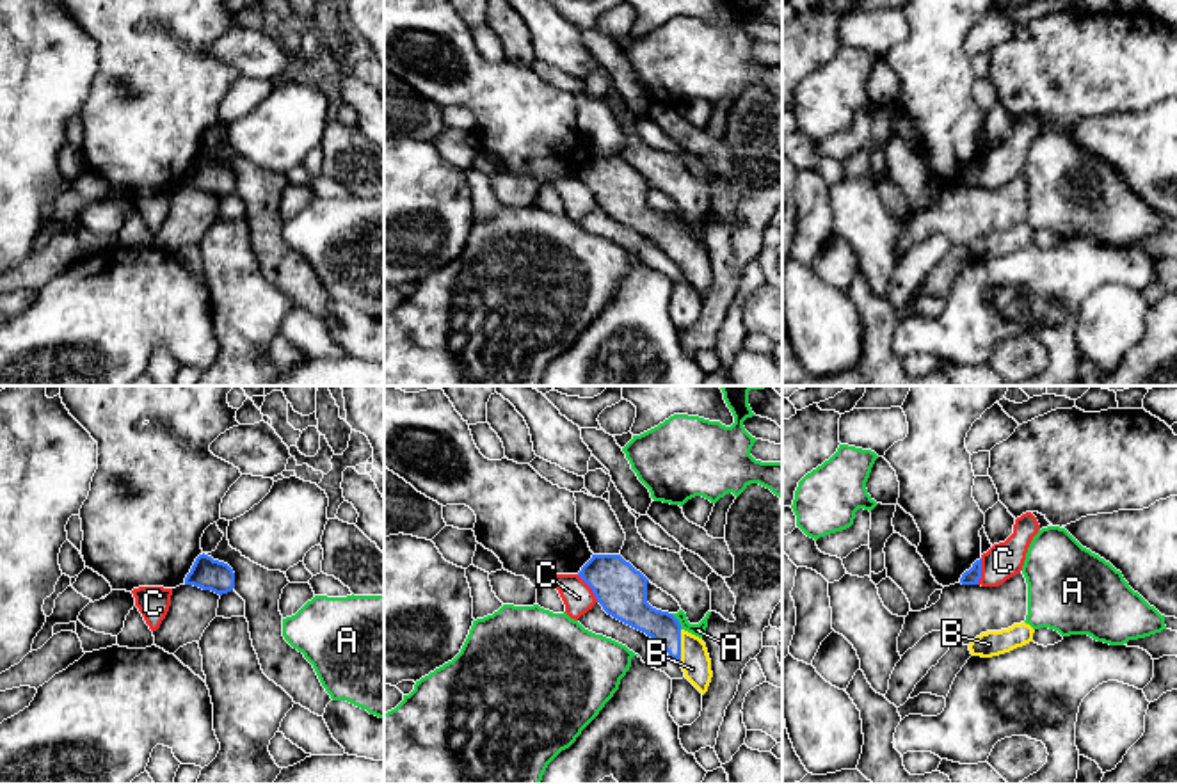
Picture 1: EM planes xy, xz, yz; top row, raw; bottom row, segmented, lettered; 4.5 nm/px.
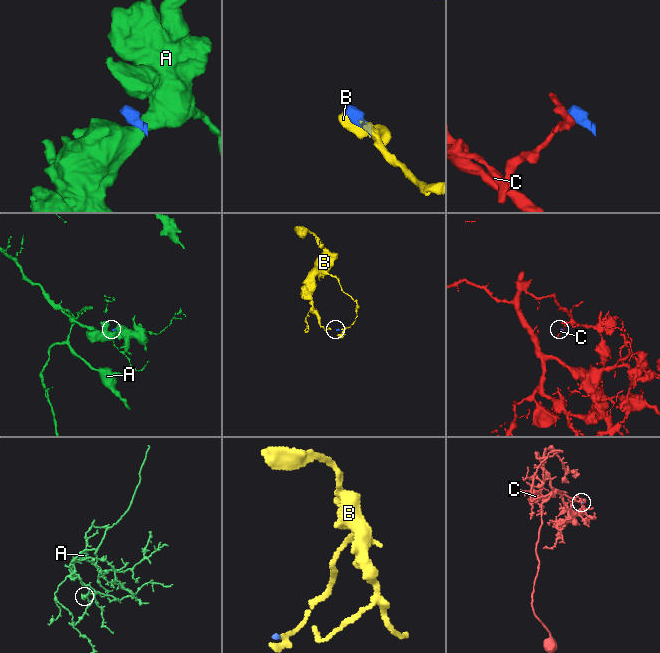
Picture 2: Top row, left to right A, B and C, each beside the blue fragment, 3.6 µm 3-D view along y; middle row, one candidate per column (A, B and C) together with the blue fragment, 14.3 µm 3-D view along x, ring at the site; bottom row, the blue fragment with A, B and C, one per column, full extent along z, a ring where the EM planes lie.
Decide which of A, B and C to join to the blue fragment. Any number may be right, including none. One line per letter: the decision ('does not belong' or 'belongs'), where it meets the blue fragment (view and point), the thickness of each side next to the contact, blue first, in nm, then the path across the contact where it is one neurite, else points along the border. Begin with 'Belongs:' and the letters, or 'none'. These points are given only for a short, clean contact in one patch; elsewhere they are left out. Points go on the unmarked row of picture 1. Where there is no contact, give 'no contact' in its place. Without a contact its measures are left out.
Belongs: B
A: does not belong; contact xz (678, 223); calibres 190 and 60 nm; border xz (671, 216), (681, 230)
B: belongs; contact xz (680, 248); calibres 150 and 140 nm; way xz (664, 230), (680, 248), (696, 265)
C: does not belong; contact xz (591, 189); calibres 220 and 140 nm; border xz (576, 176), (598, 203)

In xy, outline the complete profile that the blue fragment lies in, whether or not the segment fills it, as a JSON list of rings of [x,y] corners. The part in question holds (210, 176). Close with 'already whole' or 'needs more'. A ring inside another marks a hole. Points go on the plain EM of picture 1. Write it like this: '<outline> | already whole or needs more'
[[[203,155],[196,160],[185,180],[185,187],[194,187],[222,197],[235,190],[235,174],[228,165]]] | already whole

